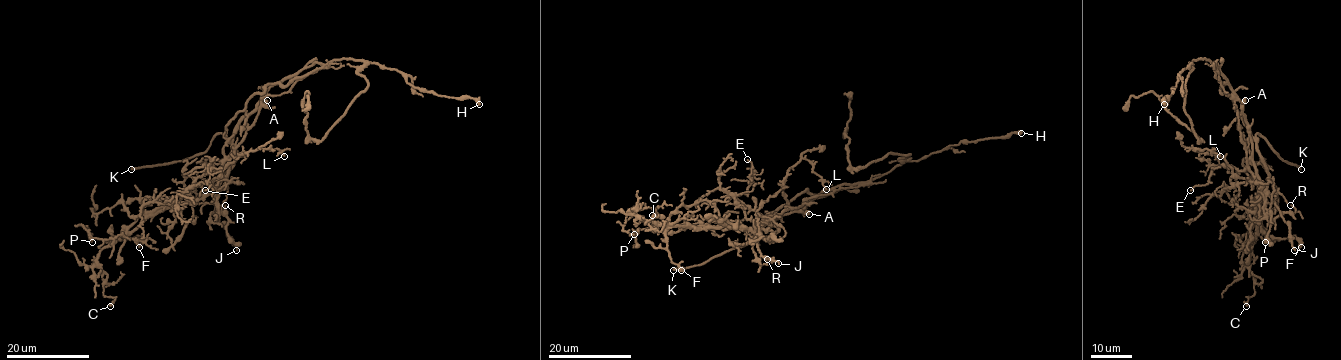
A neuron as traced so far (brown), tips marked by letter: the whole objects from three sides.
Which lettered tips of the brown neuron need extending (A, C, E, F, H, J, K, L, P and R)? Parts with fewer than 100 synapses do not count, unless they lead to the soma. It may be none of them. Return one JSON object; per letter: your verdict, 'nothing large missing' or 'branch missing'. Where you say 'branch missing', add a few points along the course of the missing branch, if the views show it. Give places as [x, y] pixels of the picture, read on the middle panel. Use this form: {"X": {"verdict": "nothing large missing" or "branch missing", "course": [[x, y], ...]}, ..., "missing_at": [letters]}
{"A": {"verdict": "nothing large missing"}, "C": {"verdict": "nothing large missing"}, "E": {"verdict": "nothing large missing"}, "F": {"verdict": "nothing large missing"}, "H": {"verdict": "nothing large missing"}, "J": {"verdict": "nothing large missing"}, "K": {"verdict": "branch missing"}, "L": {"verdict": "nothing large missing"}, "P": {"verdict": "nothing large missing"}, "R": {"verdict": "nothing large missing"}, "missing_at": ["K"]}

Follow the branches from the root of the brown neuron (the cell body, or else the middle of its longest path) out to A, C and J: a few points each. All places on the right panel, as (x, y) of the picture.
A: (1226, 95), (1245, 100)
C: (1226, 95), (1234, 102), (1246, 163), (1261, 182), (1256, 201), (1257, 234), (1249, 259), (1254, 294), (1246, 306)
J: (1226, 95), (1234, 102), (1246, 163), (1289, 226), (1289, 240), (1294, 250)

